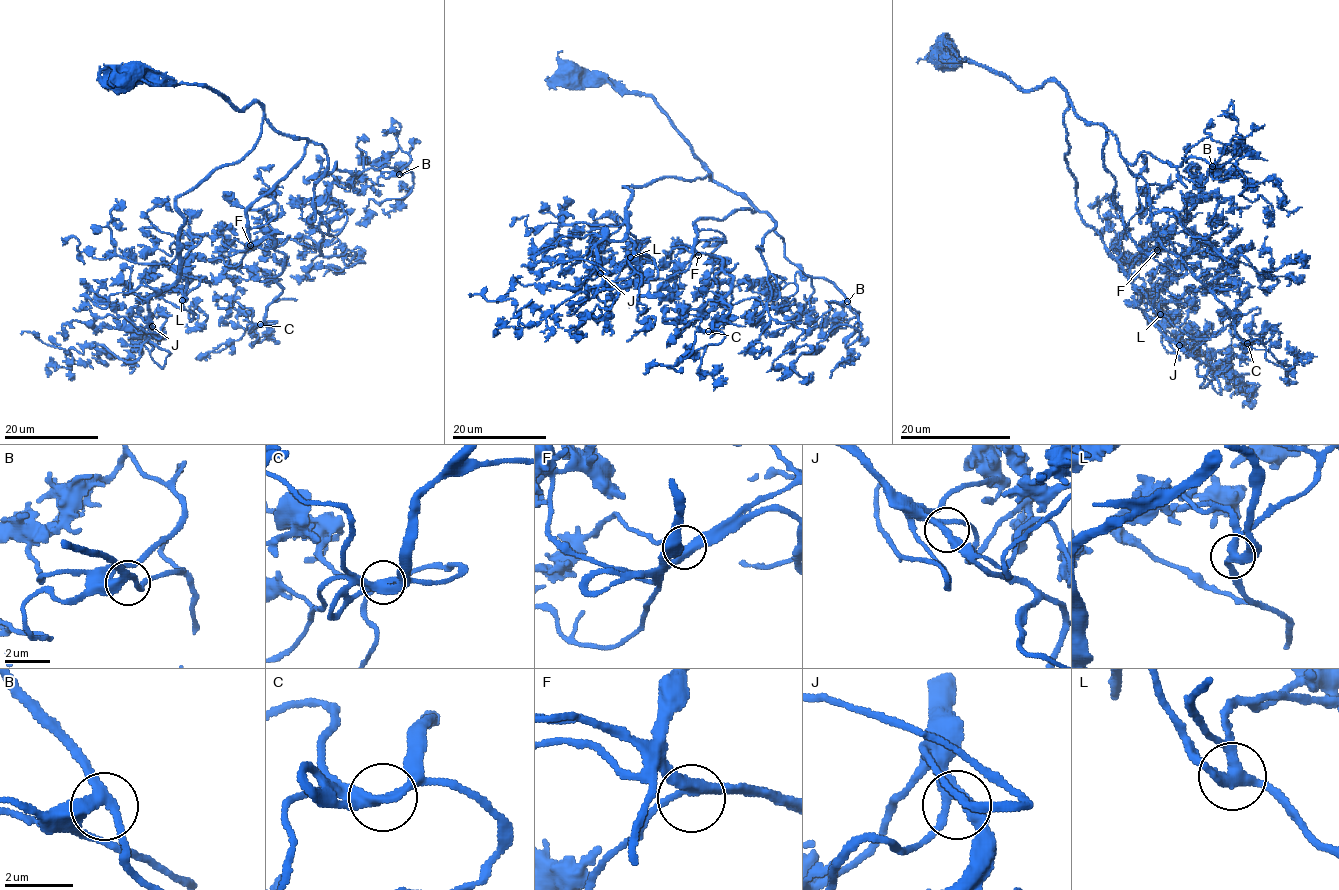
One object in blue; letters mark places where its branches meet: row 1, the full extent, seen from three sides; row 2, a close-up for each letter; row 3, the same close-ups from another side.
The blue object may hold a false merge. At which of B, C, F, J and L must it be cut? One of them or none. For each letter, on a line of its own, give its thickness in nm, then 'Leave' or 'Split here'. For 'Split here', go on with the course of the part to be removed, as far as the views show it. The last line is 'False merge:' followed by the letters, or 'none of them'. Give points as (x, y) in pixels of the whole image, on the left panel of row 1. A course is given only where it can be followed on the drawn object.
B: Thickness 320 nm. Leave
C: Thickness 280 nm. Leave
F: Thickness 280 nm. Leave
J: Thickness 280 nm. Leave
L: Thickness 300 nm. Leave
False merge: none of them

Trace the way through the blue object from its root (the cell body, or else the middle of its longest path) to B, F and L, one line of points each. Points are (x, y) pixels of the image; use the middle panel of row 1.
B: (570, 76), (648, 94), (711, 177), (776, 222), (784, 255), (806, 274), (828, 279), (847, 301)
F: (570, 76), (648, 94), (711, 177), (754, 208), (697, 221), (698, 255)
L: (570, 76), (648, 94), (711, 176), (625, 185), (630, 257)

